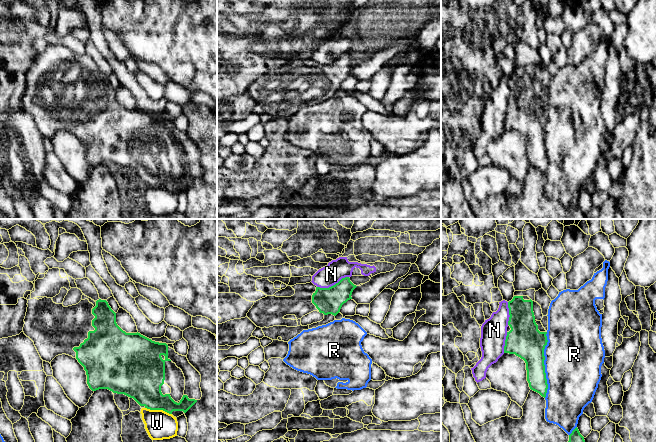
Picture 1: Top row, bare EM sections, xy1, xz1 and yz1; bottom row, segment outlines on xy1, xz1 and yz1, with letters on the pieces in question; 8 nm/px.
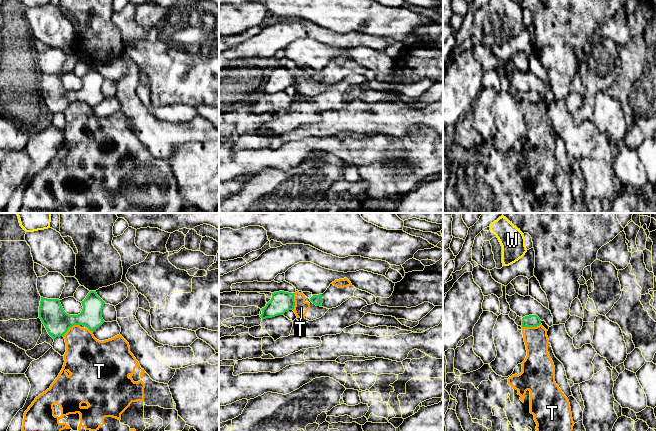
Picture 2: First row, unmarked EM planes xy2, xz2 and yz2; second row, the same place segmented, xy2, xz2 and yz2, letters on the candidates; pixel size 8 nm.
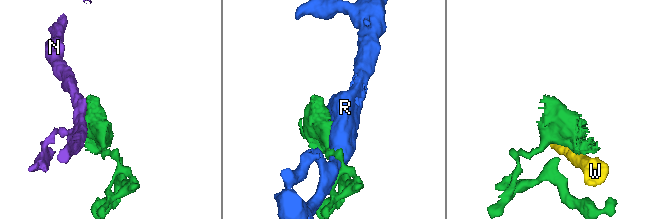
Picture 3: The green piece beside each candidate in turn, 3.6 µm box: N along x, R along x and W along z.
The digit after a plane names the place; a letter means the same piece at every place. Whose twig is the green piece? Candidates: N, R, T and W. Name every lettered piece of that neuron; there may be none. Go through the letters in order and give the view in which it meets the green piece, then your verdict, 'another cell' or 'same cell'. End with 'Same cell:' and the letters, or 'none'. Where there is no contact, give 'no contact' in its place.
N: contact in xz1; another cell
R: contact in yz1; another cell
T: contact in xy2; another cell
W: contact in xy1; another cell
Same cell: none

